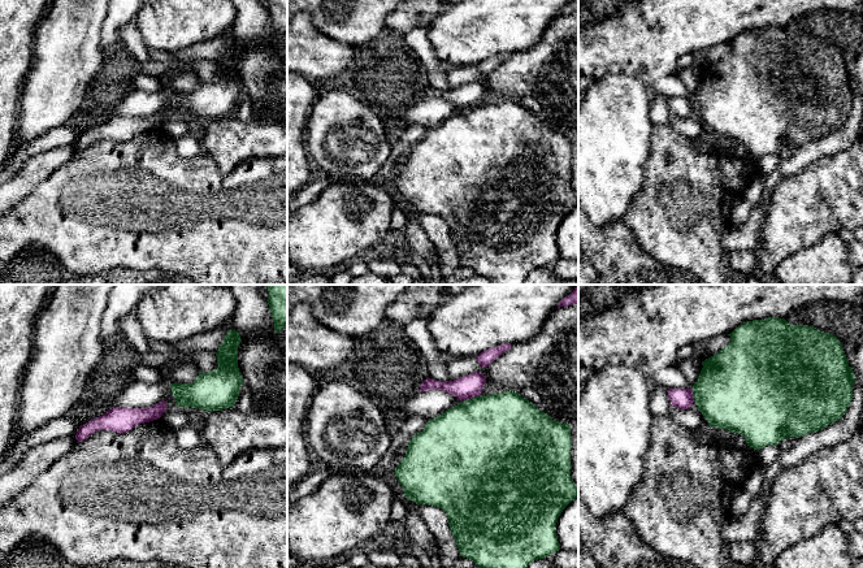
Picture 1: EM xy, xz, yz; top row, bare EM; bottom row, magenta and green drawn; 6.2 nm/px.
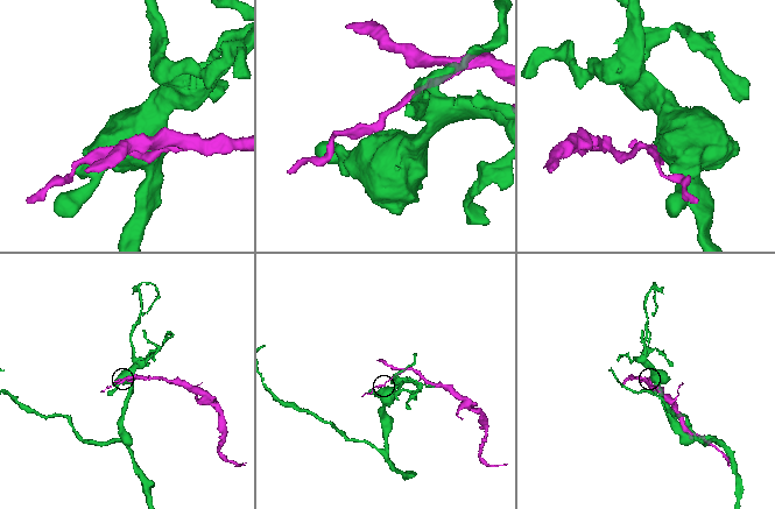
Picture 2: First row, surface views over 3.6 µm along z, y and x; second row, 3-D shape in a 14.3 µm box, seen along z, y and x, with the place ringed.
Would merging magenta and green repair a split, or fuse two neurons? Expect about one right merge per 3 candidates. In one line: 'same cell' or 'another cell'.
another cell

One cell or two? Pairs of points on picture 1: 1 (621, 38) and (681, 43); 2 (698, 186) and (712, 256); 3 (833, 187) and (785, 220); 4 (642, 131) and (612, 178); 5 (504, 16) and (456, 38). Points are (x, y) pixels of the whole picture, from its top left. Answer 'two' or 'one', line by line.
1: one
2: one
3: one
4: one
5: one

